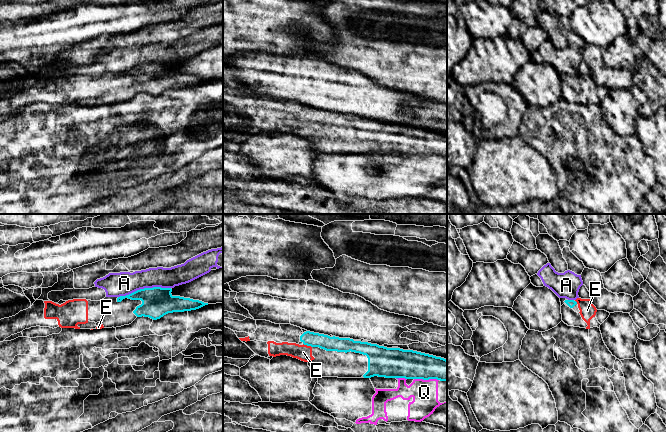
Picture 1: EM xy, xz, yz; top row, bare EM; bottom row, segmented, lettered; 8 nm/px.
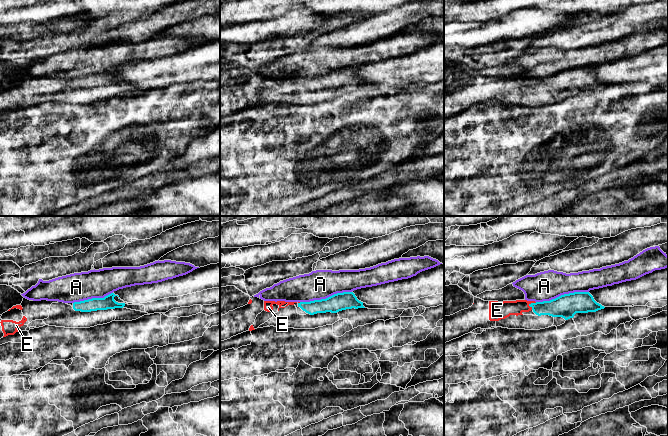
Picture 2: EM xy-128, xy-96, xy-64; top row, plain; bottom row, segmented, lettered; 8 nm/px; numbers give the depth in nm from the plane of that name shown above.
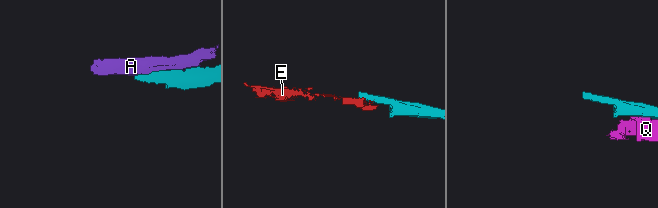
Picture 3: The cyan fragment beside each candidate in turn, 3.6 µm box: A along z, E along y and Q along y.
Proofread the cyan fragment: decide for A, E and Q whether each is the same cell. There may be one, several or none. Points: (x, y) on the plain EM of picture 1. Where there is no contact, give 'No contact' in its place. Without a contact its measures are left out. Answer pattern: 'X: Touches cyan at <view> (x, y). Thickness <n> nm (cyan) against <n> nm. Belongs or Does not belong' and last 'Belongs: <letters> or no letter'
A: Touches cyan at xy (144, 64). Thickness 240 nm (cyan) against 190 nm. Does not belong
E: Touches cyan at xz (307, 121). Thickness 120 nm (cyan) against 130 nm. Belongs
Q: Touches cyan at xz (426, 155). Thickness 240 nm (cyan) against 200 nm. Does not belong
Belongs: E

